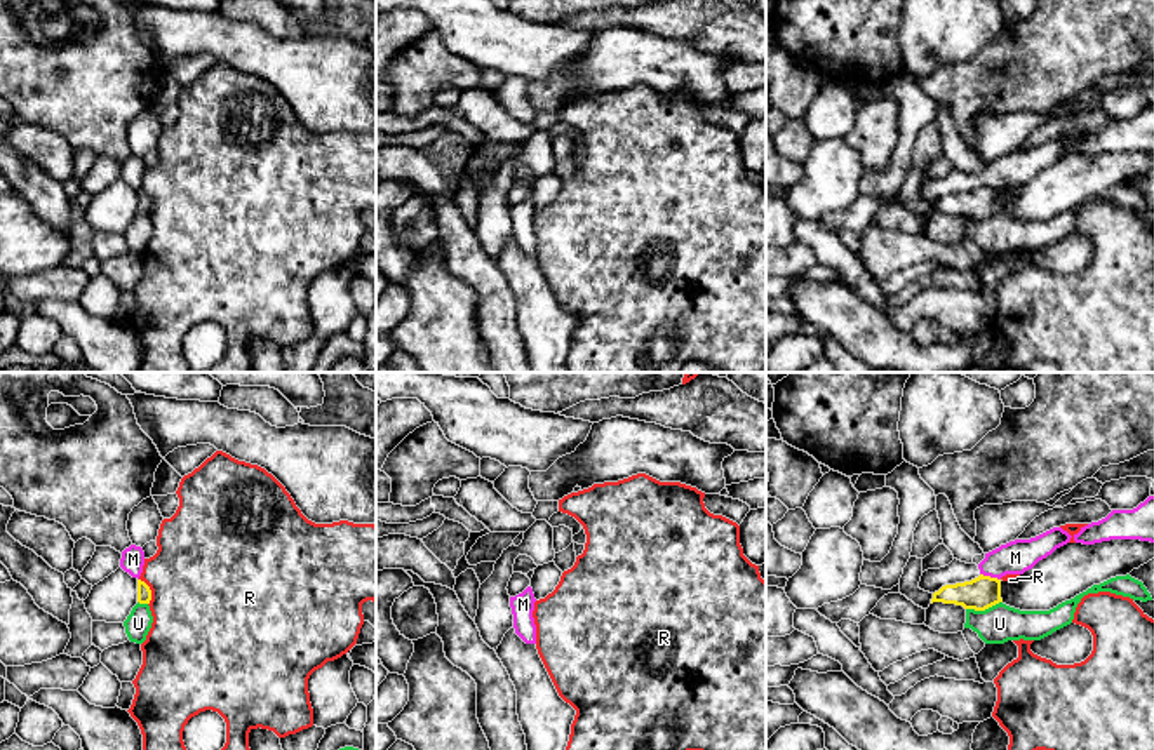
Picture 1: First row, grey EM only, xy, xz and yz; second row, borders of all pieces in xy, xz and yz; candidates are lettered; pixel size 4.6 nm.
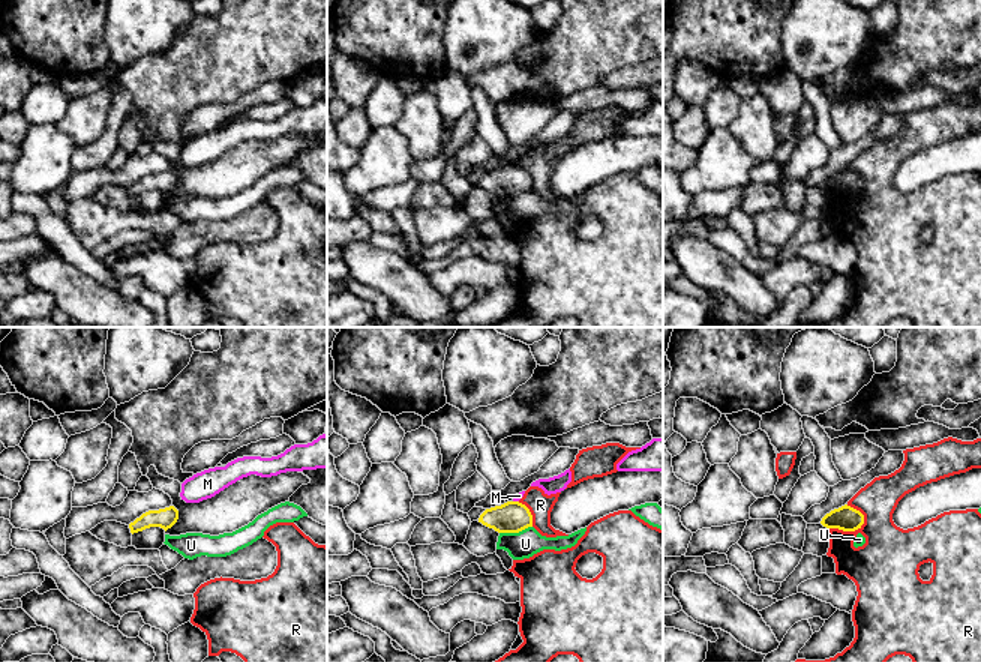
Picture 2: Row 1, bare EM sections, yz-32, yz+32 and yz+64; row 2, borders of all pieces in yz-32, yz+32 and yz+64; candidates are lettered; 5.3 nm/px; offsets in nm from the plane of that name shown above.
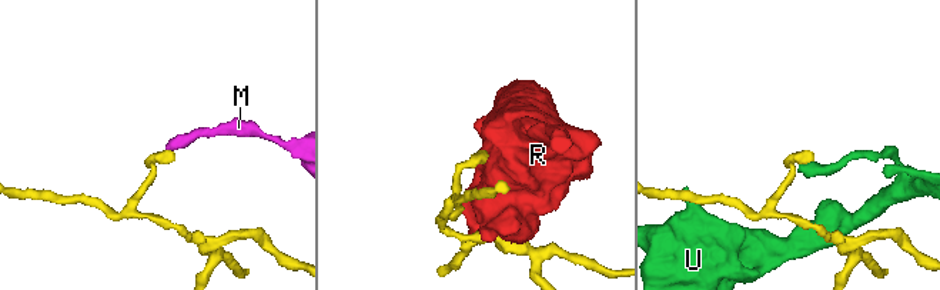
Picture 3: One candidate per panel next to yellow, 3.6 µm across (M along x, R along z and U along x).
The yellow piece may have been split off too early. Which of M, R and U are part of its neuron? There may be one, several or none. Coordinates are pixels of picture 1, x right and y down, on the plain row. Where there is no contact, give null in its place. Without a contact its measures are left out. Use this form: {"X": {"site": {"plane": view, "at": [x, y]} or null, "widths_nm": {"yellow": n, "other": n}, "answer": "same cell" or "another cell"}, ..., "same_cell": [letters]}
{"M": {"site": {"plane": "yz", "at": [991, 188]}, "widths_nm": {"yellow": 150, "other": 160}, "answer": "another cell"}, "R": {"site": {"plane": "xy", "at": [150, 202]}, "widths_nm": {"yellow": 60, "other": 500}, "answer": "another cell"}, "U": {"site": {"plane": "yz", "at": [984, 220]}, "widths_nm": {"yellow": 150, "other": 180}, "answer": "another cell"}, "same_cell": []}

